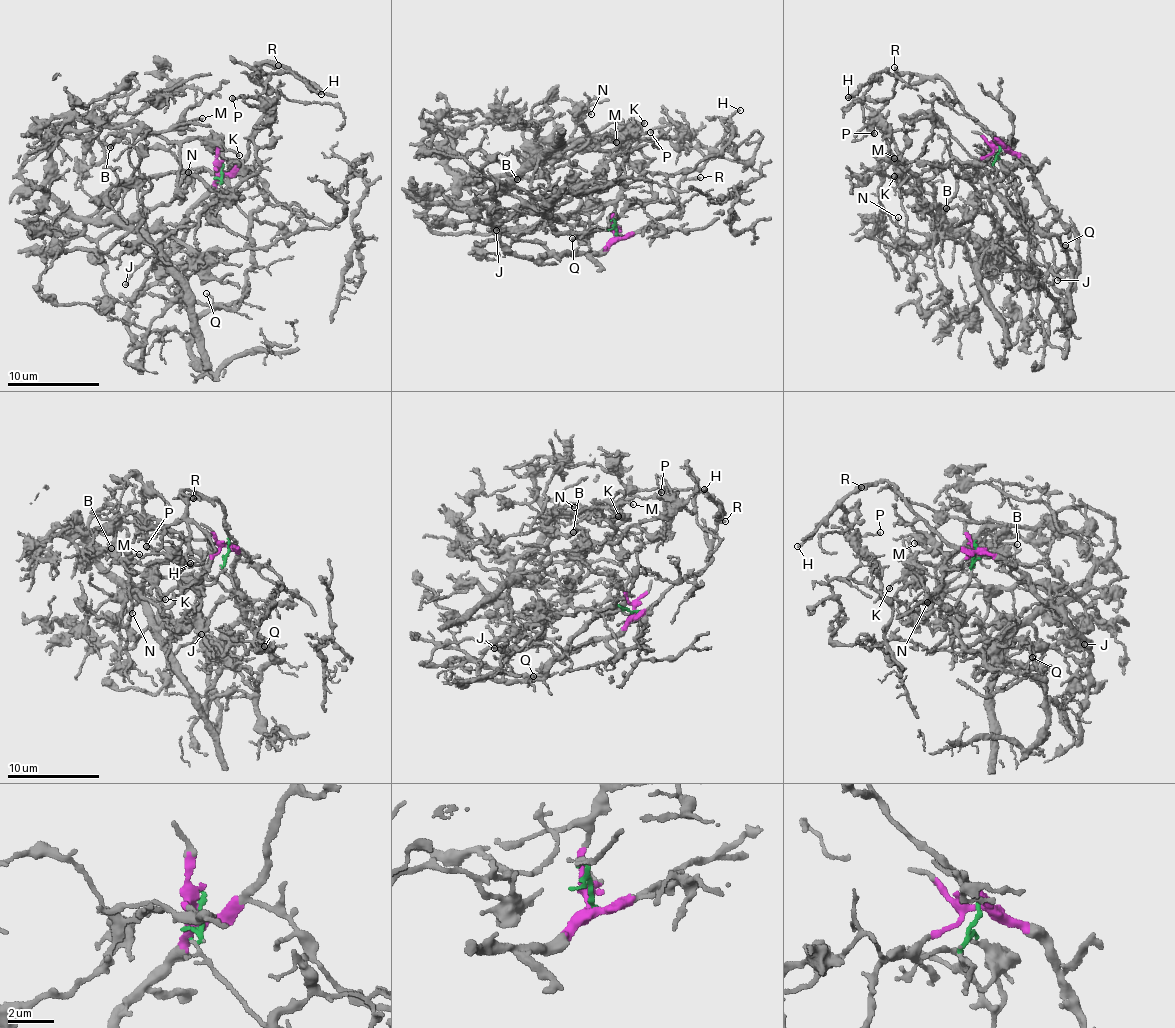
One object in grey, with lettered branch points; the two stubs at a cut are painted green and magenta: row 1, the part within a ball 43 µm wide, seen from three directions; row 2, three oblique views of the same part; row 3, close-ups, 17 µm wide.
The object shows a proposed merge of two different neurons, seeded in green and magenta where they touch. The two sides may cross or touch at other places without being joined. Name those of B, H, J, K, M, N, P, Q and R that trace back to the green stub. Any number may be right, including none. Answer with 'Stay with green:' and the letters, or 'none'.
Stay with green: B, K, M, N, Q

